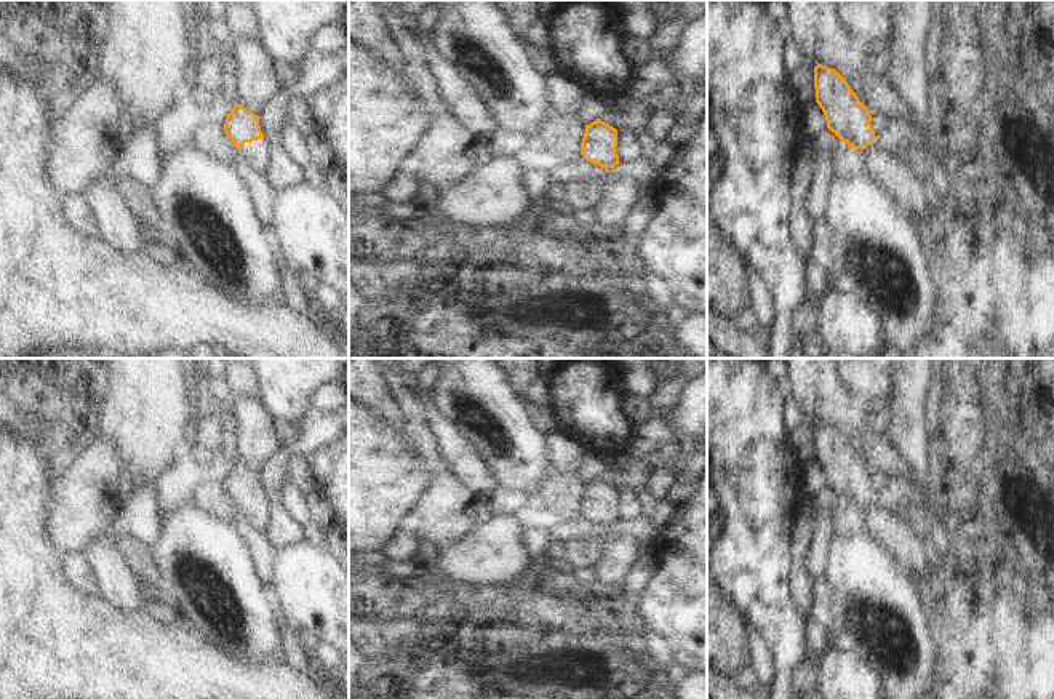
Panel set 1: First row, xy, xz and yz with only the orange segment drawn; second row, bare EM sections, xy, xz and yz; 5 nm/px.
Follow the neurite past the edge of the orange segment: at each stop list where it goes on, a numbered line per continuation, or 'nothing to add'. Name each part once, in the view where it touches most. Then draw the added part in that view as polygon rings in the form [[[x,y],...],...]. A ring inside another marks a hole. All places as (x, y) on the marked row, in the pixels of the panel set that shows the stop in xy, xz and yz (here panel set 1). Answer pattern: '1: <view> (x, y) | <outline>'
1: xy (256, 152) | [[[265,138],[245,142],[242,147],[237,149],[237,152],[243,155],[251,170],[265,170],[269,160],[269,142]]]

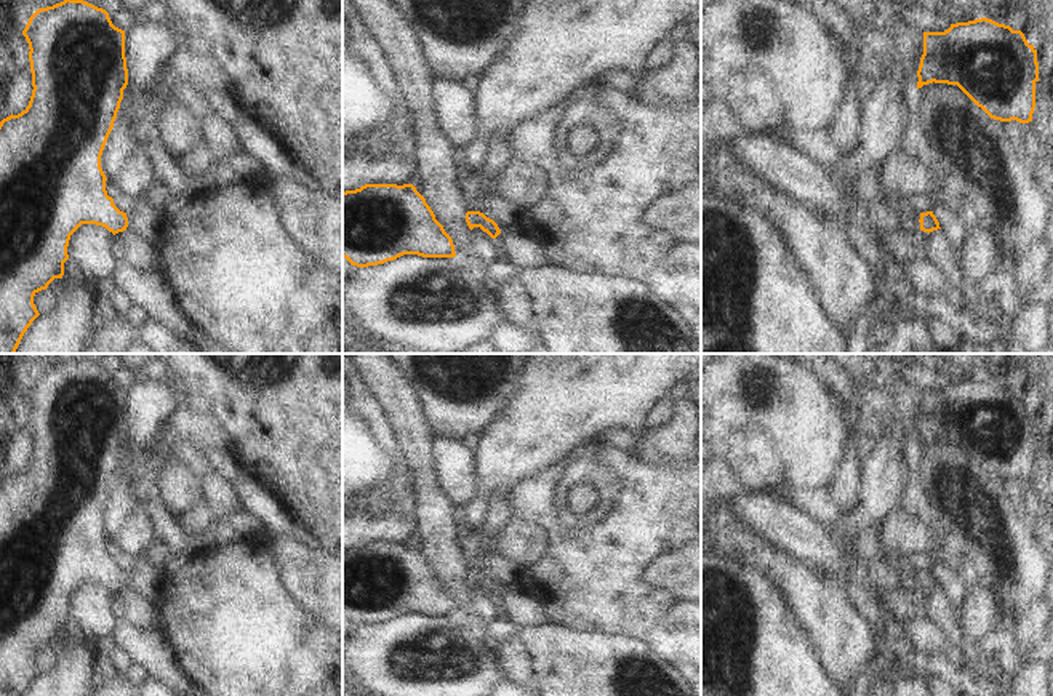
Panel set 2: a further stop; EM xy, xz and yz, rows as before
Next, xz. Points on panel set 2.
nothing to add

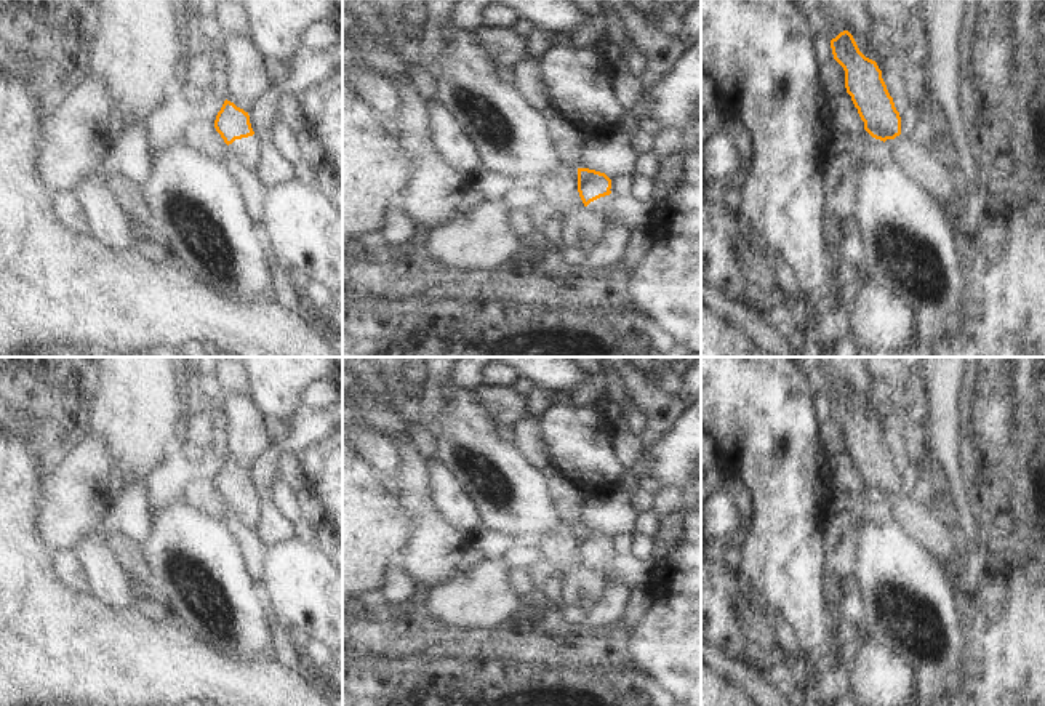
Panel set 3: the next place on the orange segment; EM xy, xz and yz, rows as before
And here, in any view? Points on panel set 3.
1: xz (600, 205) | [[[611,181],[611,194],[600,197],[594,202],[591,202],[587,207],[595,211],[605,223],[616,219],[615,213],[610,211],[610,203],[611,199],[616,197],[615,191],[613,191],[613,181]]]

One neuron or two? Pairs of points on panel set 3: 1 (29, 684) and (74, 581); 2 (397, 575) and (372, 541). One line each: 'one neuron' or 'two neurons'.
1: two neurons
2: two neurons

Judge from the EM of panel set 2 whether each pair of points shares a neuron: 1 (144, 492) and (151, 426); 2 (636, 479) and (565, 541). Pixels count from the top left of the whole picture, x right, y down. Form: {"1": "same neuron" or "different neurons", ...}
{"1": "different neurons", "2": "same neuron"}

